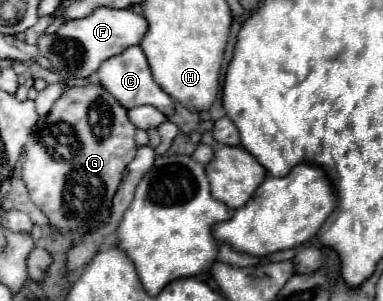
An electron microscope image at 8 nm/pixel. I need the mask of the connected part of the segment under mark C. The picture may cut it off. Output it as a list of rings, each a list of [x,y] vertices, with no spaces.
[[[129,46],[125,52],[107,58],[99,66],[99,72],[95,76],[107,88],[107,92],[111,92],[127,110],[151,104],[167,116],[175,114],[175,100],[167,92],[163,92],[163,88],[153,80],[147,58],[145,58],[145,52],[141,50],[141,46]]]

